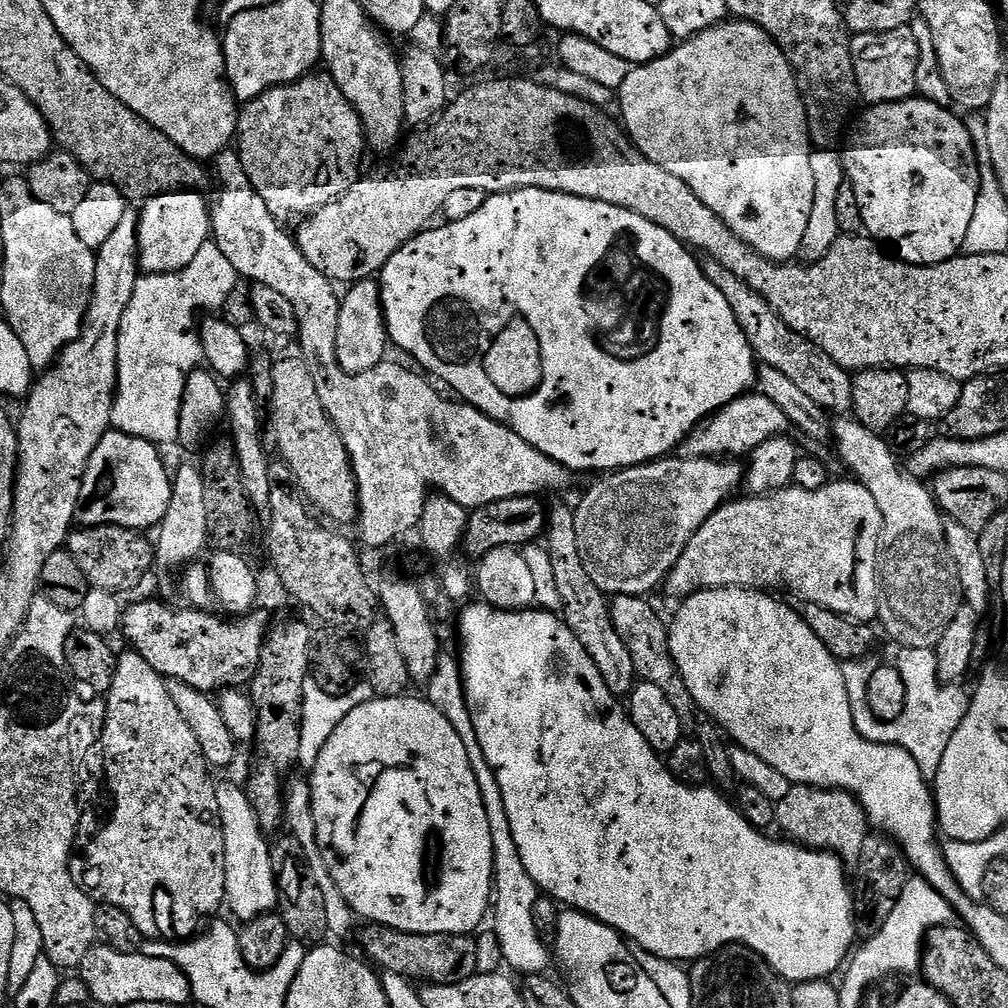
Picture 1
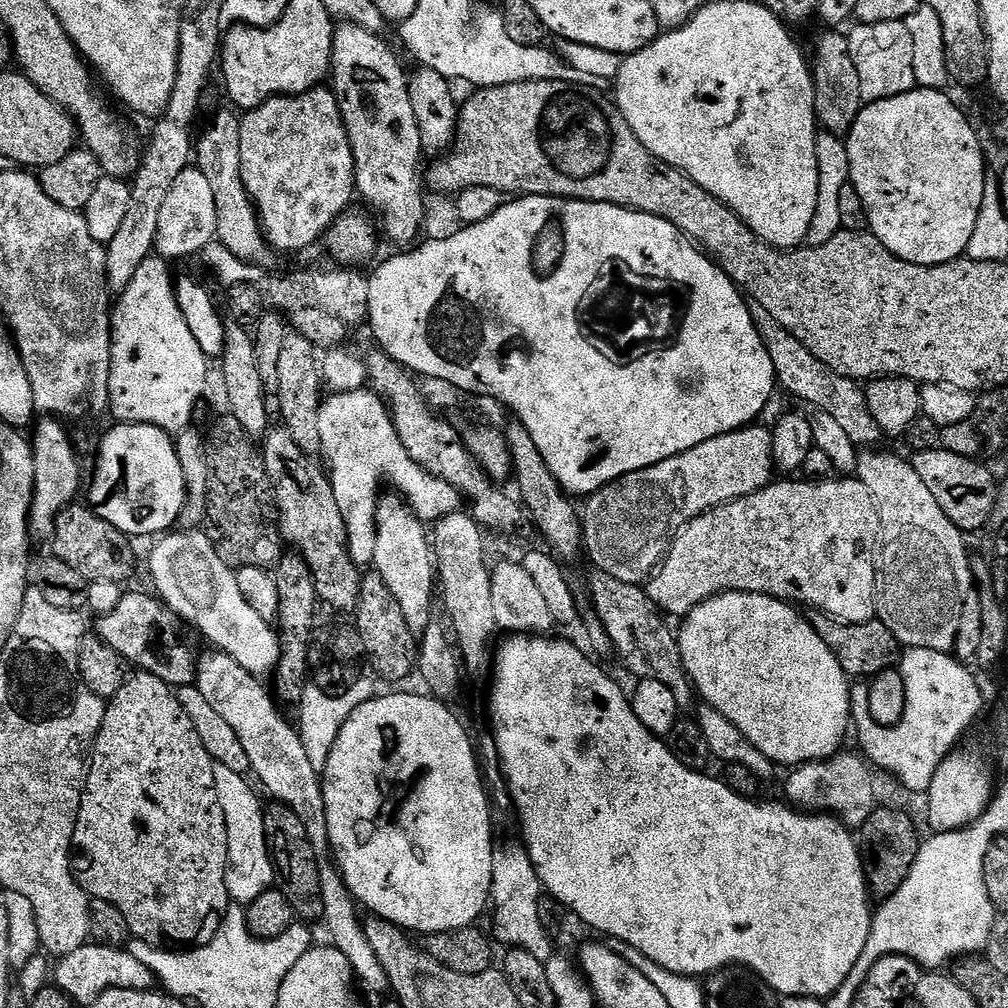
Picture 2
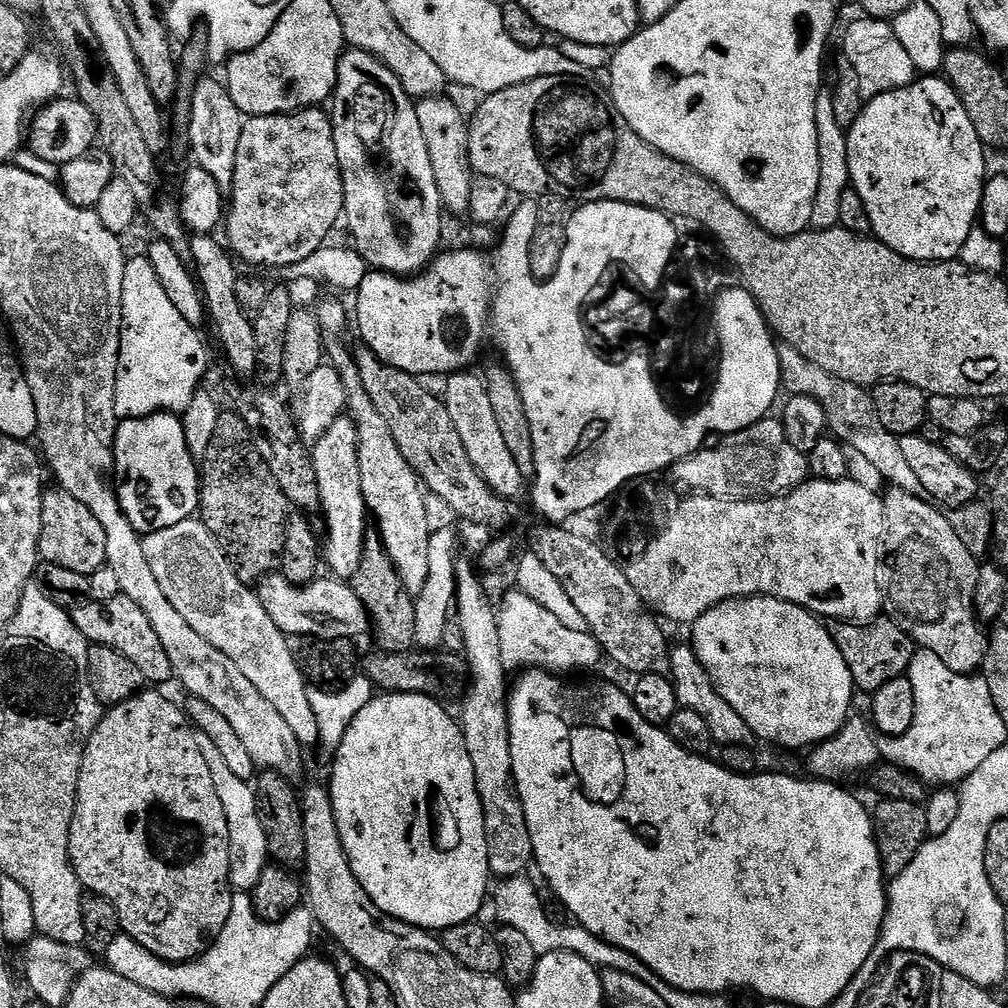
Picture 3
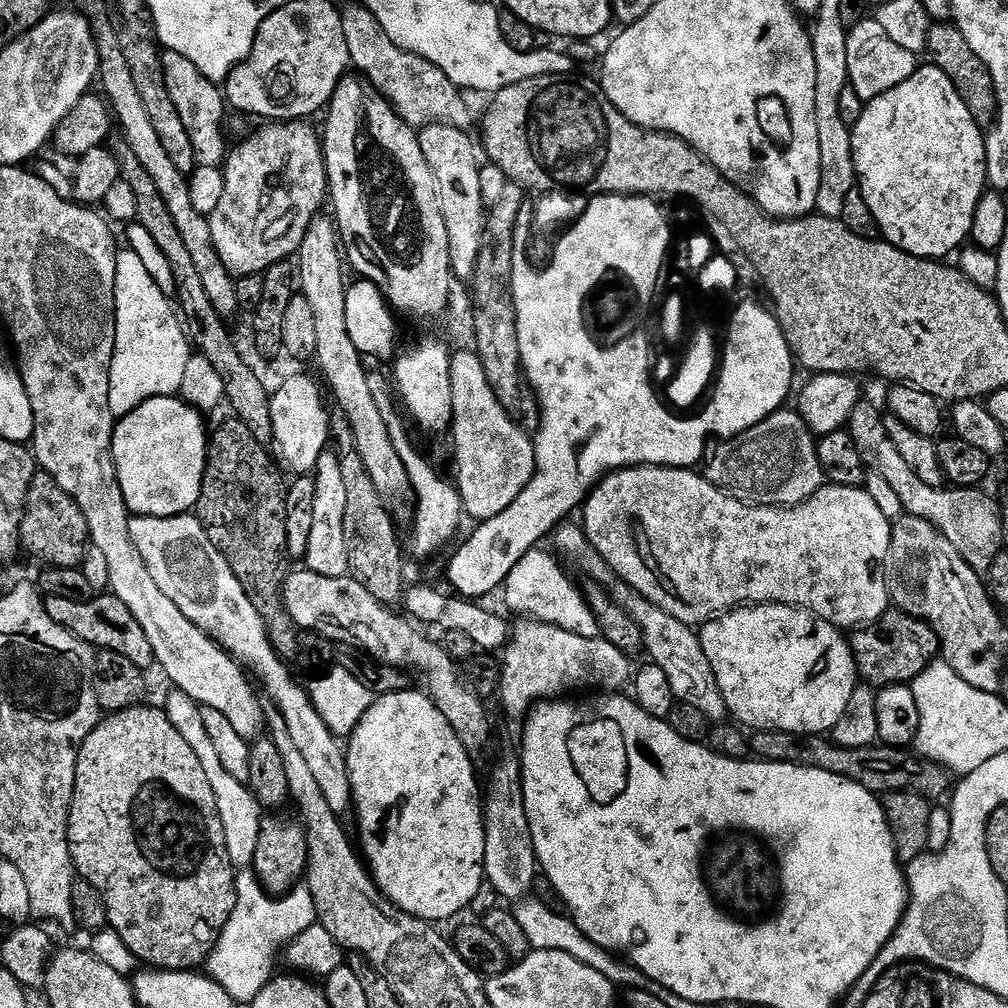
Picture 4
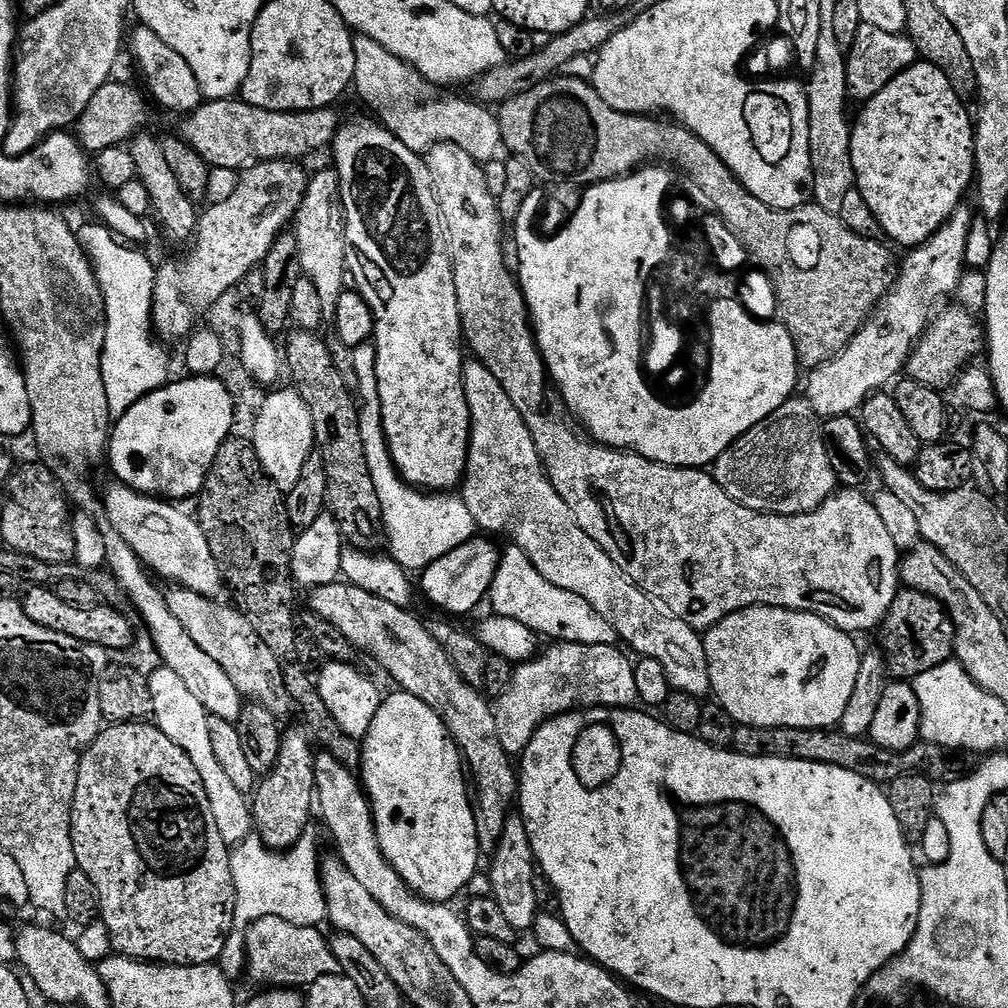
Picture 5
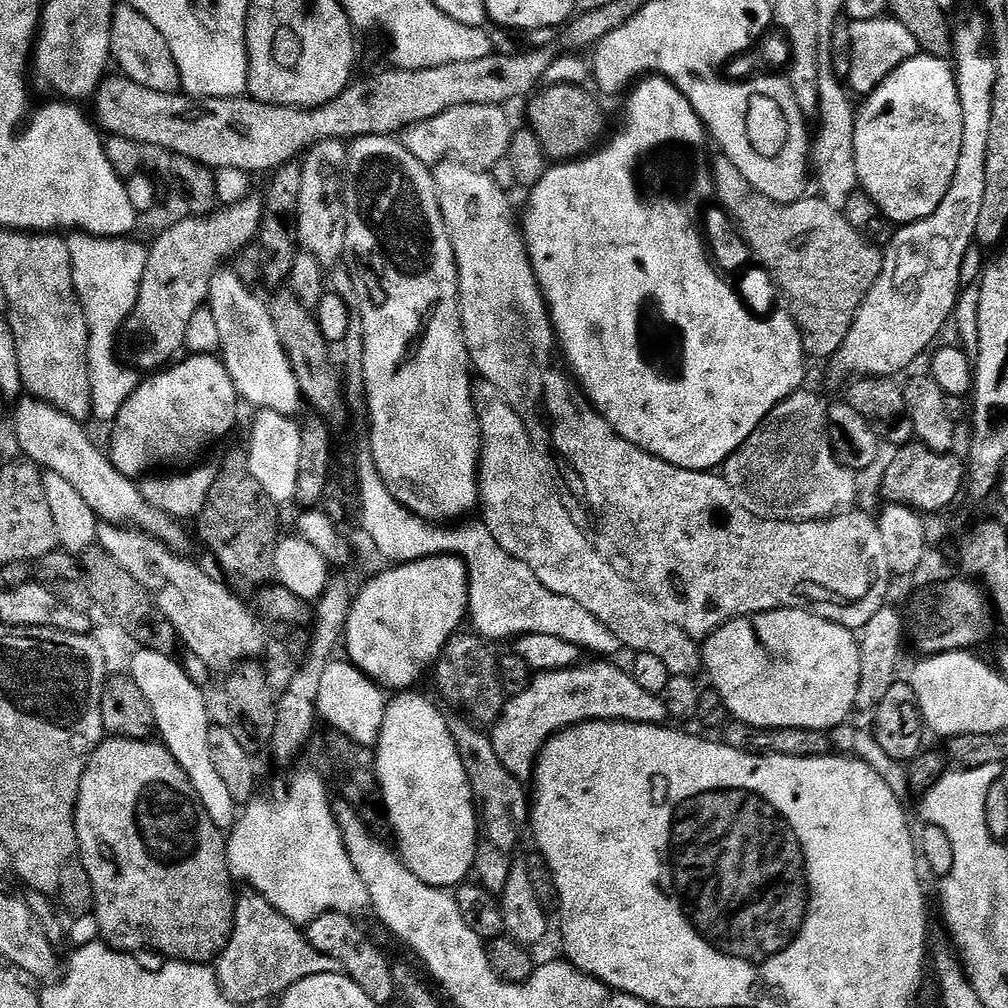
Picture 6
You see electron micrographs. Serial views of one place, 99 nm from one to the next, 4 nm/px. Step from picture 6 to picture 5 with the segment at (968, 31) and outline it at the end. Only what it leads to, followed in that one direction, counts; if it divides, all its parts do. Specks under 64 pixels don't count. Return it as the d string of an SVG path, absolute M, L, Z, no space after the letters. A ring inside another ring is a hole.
M968 206L958 207L930 239L911 249L899 265L896 287L877 304L876 311L865 320L851 342L833 360L822 362L822 366L807 373L806 399L821 418L859 413L869 396L887 389L905 371L916 341L922 339L934 319L932 308L939 309L949 303L966 271L966 238L973 219L973 209L971 212Z

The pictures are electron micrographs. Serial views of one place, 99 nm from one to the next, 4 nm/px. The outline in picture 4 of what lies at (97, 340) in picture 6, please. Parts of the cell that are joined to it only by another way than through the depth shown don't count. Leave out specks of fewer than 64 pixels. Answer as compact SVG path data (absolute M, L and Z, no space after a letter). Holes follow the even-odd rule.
M120 250L116 253L116 349L114 350L114 358L112 359L112 369L110 370L110 410L112 415L119 418L129 416L138 406L142 406L142 402L146 402L150 398L158 398L159 396L175 396L179 393L182 386L182 378L186 375L186 364L190 362L190 358L194 354L194 349L189 341L185 325L182 323L181 317L178 315L177 309L174 307L173 301L162 290L158 290L158 282L154 282L154 278L150 278L149 271L146 266L138 259L138 254L131 250Z

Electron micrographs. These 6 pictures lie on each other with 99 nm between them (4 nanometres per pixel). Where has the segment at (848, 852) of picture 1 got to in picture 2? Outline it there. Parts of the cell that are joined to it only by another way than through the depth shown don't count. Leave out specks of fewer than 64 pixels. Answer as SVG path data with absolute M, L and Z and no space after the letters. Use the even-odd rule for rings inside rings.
M841 750L829 760L812 760L809 764L795 765L784 780L783 799L809 814L834 816L849 830L863 828L872 811L878 807L878 800L876 788L872 785L873 769L869 761L853 752Z

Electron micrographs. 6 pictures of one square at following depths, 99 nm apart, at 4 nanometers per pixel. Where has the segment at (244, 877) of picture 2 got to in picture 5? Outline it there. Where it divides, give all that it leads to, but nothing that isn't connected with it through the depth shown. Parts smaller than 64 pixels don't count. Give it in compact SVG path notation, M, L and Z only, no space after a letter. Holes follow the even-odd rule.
M160 666L156 673L148 676L150 698L152 699L151 719L156 727L170 738L170 742L178 742L186 754L190 754L190 762L194 762L194 770L202 778L202 786L206 790L206 798L210 798L210 810L214 810L214 823L222 838L230 846L241 844L246 837L253 835L252 806L249 797L238 790L238 786L230 783L230 777L222 771L222 765L214 754L214 746L210 742L210 722L208 711L190 694L190 689L182 683L182 678L174 674L174 670Z

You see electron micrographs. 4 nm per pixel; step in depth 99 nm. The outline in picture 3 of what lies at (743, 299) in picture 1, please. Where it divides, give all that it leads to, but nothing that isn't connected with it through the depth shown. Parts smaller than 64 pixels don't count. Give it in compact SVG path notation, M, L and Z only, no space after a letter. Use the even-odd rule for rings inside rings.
M786 343L779 345L778 358L780 359L780 383L785 393L793 396L810 396L818 401L824 408L831 435L841 444L859 450L878 469L878 474L882 474L885 485L901 488L907 492L919 493L921 491L918 477L914 475L914 470L910 470L910 465L906 463L906 457L902 454L900 437L895 436L890 430L886 430L886 426L882 426L882 418L878 418L878 410L874 410L872 393L865 385L846 382L842 378L822 370L822 366L818 366L818 362L810 362L810 358L798 354L798 350L794 350L794 346Z

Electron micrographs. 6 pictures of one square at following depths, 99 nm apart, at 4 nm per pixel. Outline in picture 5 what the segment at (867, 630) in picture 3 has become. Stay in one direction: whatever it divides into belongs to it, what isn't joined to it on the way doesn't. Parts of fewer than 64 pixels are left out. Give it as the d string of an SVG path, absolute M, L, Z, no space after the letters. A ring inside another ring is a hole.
M913 588L897 591L890 610L884 615L884 623L878 629L880 635L879 651L883 652L884 660L888 663L888 675L900 682L911 682L917 676L926 674L926 670L934 670L934 666L942 666L953 659L956 650L956 631L948 611L930 594L922 594Z

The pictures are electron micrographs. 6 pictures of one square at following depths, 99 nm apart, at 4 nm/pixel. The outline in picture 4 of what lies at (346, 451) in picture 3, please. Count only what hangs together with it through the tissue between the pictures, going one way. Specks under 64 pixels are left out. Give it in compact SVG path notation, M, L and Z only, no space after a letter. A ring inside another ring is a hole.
M326 450L316 463L316 493L314 494L314 526L310 529L310 546L306 546L303 563L307 571L322 574L326 578L349 575L348 539L344 529L346 518L346 486L342 482L340 456Z

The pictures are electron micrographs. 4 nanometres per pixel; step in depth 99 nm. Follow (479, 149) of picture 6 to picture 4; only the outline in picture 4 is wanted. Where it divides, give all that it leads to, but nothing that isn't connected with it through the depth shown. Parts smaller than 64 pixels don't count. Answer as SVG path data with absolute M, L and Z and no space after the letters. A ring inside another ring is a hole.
M363 3L343 5L340 17L346 34L346 50L350 50L351 67L388 100L392 109L411 128L419 130L428 124L449 124L455 128L471 129L472 108L464 101L465 93L450 82L438 66L390 42L382 26L378 26L378 18L374 18Z

